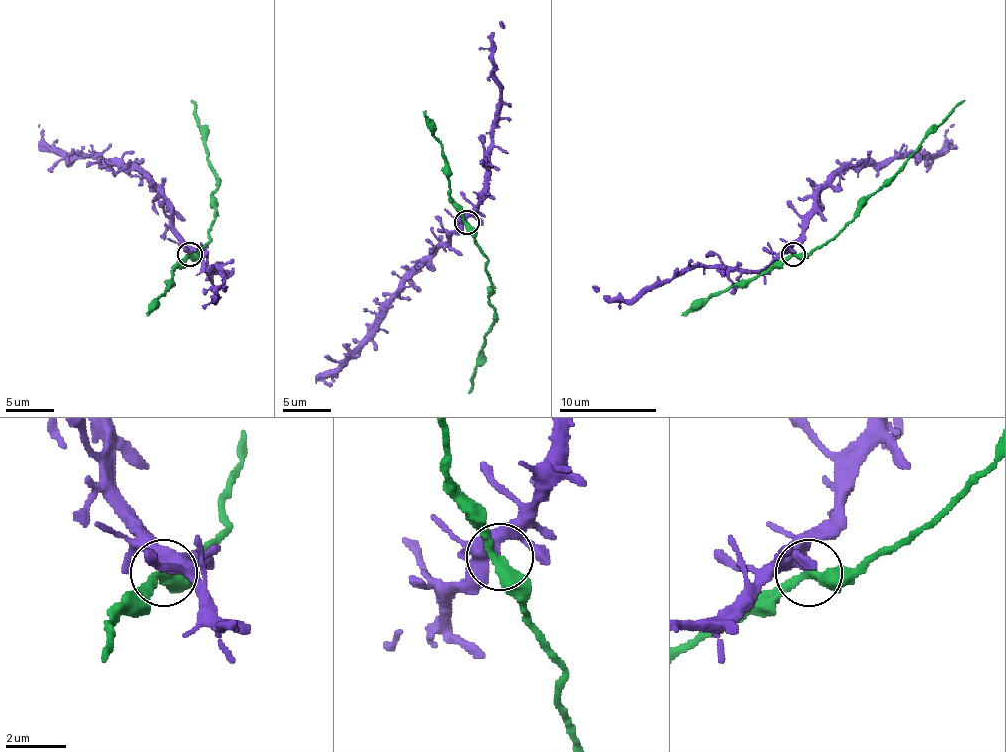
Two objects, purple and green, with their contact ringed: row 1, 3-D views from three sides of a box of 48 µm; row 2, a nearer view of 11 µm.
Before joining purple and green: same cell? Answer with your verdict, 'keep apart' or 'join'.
keep apart

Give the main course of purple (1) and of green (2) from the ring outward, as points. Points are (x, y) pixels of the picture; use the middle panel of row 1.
1: (467, 223), (465, 218), (387, 301), (387, 310), (370, 335), (329, 373), (319, 373), (316, 383)
2: (467, 223), (487, 262), (491, 283), (489, 305), (494, 310), (494, 322), (484, 335), (482, 364), (467, 393)

